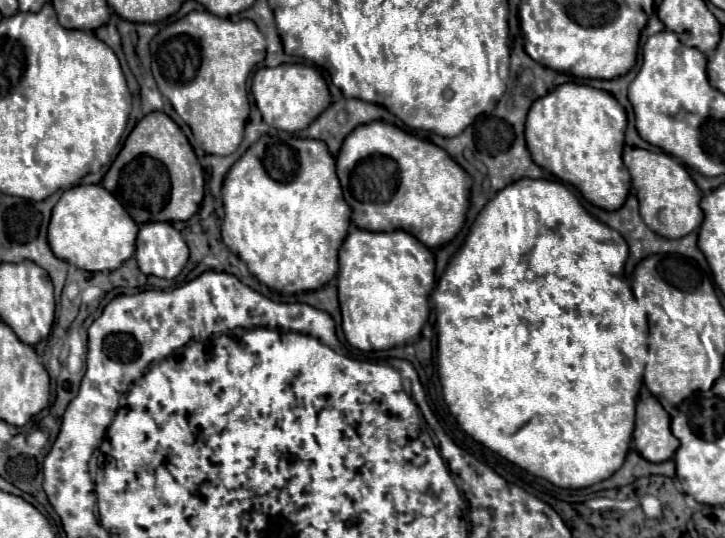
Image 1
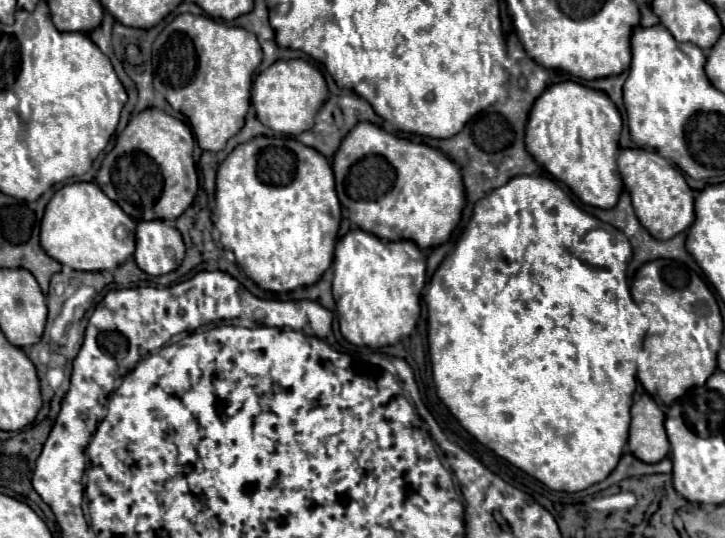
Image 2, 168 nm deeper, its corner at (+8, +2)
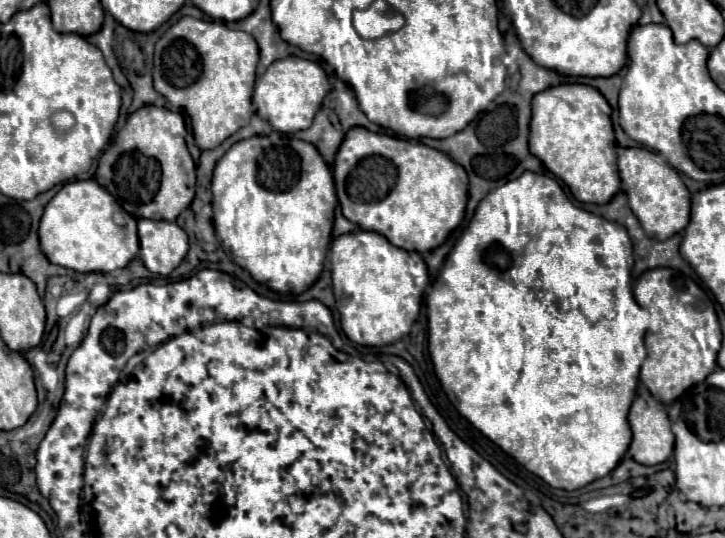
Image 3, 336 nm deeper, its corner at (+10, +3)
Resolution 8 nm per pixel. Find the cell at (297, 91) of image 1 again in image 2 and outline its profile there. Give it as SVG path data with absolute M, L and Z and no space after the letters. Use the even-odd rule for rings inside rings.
M279 60L257 74L251 88L251 104L267 128L281 134L301 134L313 126L313 116L327 100L329 90L321 70L307 60Z

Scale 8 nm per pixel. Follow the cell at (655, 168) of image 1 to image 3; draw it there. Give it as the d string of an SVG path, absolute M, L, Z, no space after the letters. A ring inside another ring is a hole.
M619 147L619 177L621 177L621 190L629 197L629 207L637 215L643 231L653 241L665 241L675 233L681 233L689 223L689 205L691 195L681 179L681 175L667 165L663 157L657 153L635 147L623 149Z

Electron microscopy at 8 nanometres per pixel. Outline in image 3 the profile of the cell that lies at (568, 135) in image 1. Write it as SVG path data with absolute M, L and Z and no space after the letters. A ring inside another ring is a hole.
M563 83L537 93L533 97L529 149L581 203L603 205L619 191L621 179L617 173L617 143L611 123L611 107L595 87Z

